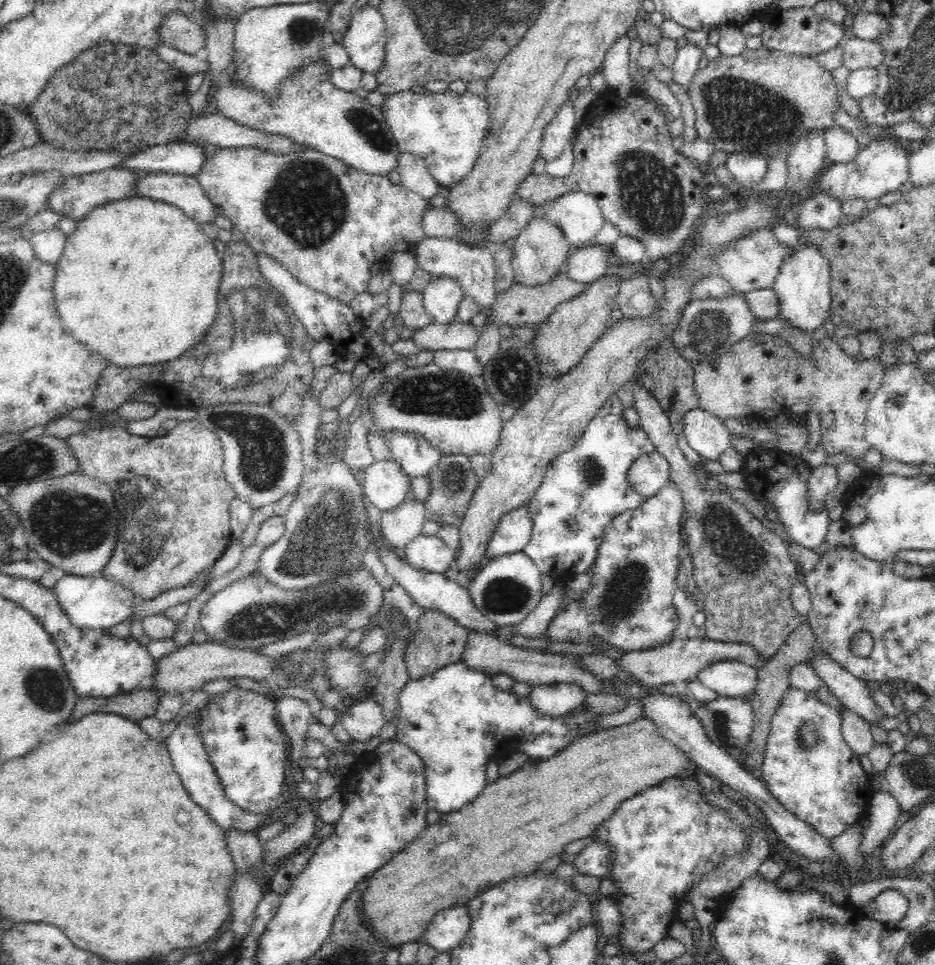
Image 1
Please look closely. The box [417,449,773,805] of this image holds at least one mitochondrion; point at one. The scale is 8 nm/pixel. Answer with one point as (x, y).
(621, 598)

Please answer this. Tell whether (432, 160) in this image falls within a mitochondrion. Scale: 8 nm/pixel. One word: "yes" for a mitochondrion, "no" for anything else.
no

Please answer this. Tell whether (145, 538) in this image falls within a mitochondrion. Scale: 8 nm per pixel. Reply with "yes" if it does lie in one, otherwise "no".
yes

